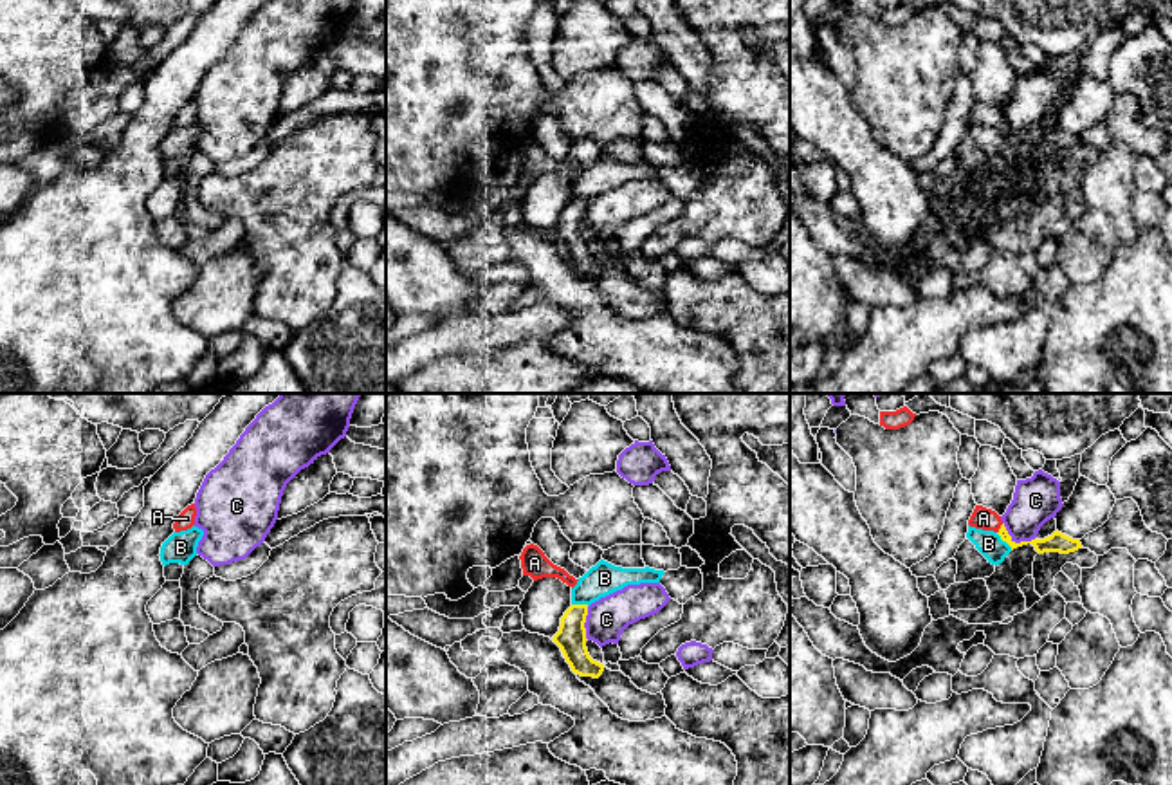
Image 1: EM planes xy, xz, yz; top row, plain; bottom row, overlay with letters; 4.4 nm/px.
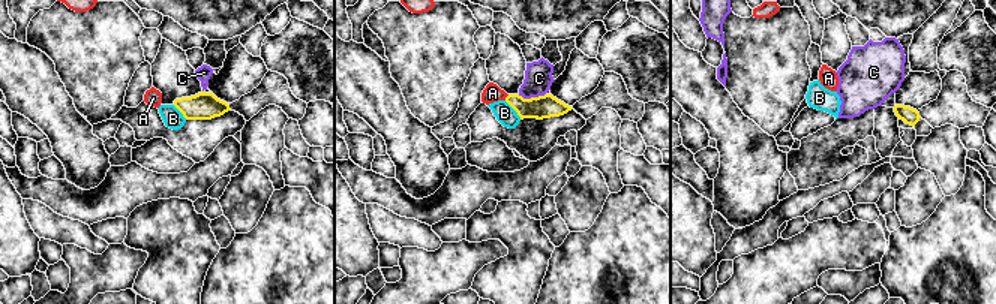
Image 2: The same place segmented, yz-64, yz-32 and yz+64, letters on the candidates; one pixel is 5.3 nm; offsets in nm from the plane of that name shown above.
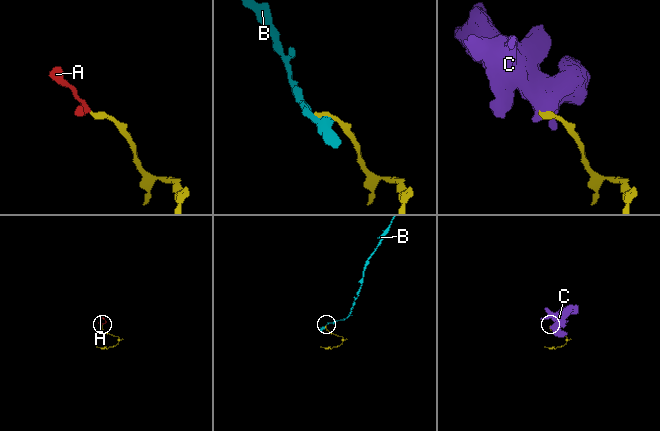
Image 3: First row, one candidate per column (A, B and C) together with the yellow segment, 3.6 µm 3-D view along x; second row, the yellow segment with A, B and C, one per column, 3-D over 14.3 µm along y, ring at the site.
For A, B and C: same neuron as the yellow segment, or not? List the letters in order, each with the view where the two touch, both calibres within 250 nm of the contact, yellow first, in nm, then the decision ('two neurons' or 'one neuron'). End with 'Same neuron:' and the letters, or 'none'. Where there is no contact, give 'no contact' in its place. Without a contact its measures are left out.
A: yz | 80/100 nm | one neuron
B: yz | 90/110 nm | two neurons
C: yz | 90/200 nm | two neurons
Same neuron: A

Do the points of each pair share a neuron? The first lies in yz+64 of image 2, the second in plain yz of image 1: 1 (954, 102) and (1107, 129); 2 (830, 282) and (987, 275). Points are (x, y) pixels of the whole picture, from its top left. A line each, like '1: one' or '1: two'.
1: one
2: one

